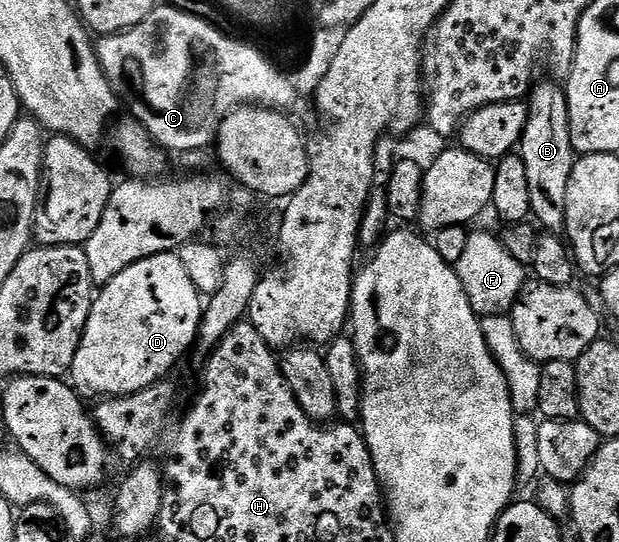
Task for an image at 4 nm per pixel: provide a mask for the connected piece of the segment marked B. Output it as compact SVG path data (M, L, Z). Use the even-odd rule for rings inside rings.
M540 80L533 85L527 95L526 105L528 119L519 140L518 153L522 164L526 164L531 217L545 231L560 232L563 231L566 216L566 188L570 184L570 172L578 157L576 151L572 149L570 140L568 95L563 85L551 86L550 83Z

